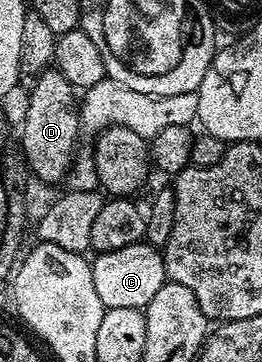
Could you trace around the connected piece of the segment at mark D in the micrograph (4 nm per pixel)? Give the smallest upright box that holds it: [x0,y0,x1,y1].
[20,66,82,186]

